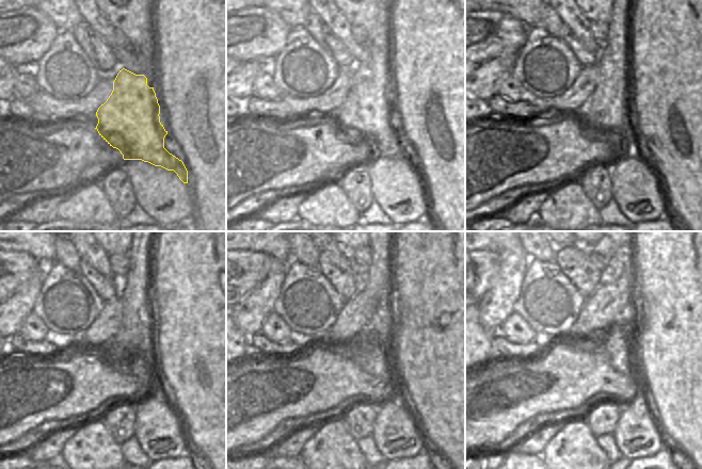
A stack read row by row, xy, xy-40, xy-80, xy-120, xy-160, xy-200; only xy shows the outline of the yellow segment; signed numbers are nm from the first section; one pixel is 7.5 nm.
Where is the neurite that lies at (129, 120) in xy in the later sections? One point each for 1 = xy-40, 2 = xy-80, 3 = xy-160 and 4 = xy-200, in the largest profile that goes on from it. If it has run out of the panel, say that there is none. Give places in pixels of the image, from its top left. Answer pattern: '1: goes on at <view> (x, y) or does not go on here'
1: goes on at xy-40 (368, 111)
2: goes on at xy-80 (606, 112)
3: goes on at xy-160 (377, 333)
4: goes on at xy-200 (622, 325)

